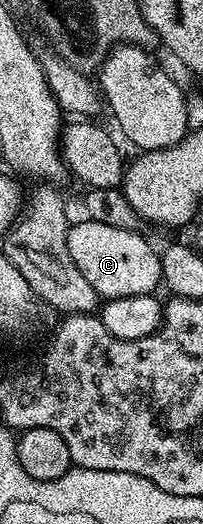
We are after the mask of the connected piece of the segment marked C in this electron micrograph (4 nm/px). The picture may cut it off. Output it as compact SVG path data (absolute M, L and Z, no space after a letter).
M90 222L81 230L80 227L71 225L66 231L68 252L72 252L72 260L80 272L84 272L84 280L96 288L99 299L109 300L123 298L124 296L140 296L141 294L154 294L157 286L162 282L162 259L159 251L150 247L150 242L144 235L138 234L137 229L125 230L112 228L112 224Z

